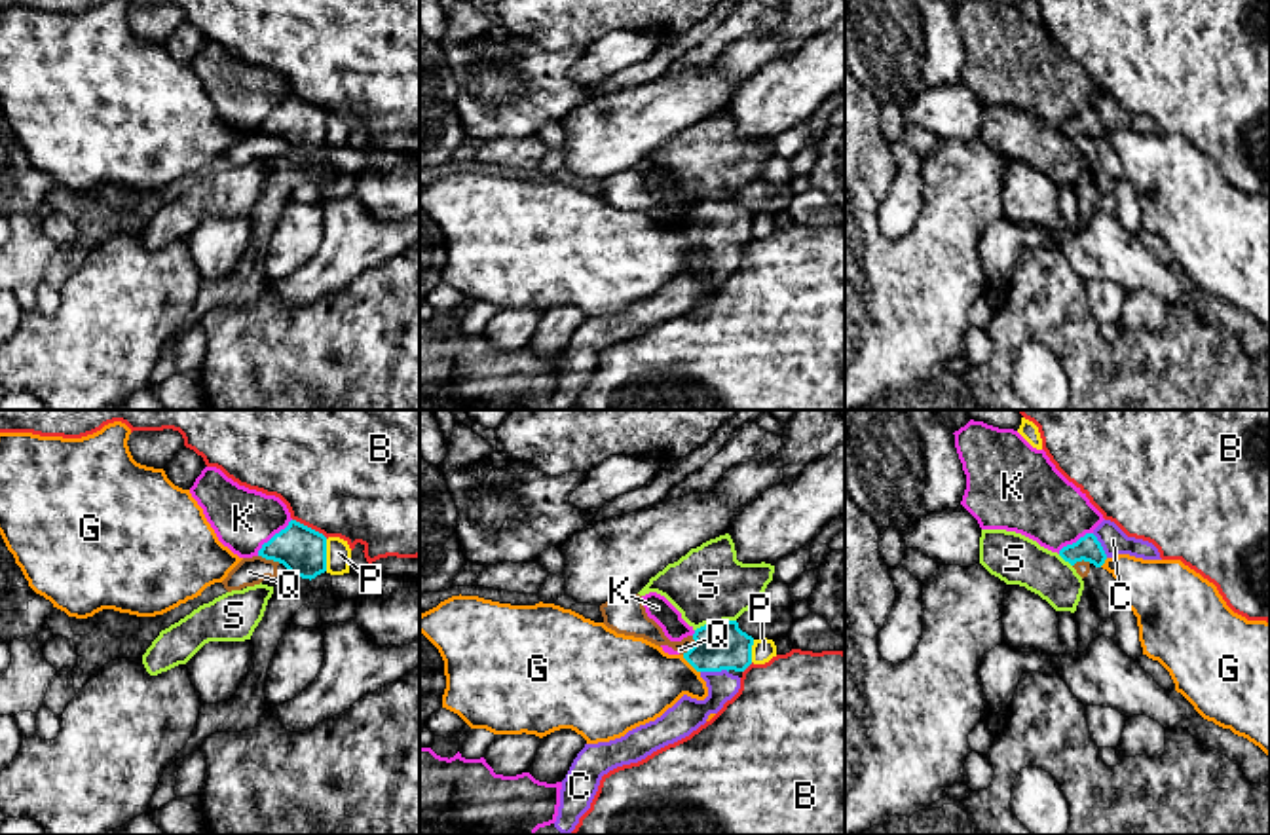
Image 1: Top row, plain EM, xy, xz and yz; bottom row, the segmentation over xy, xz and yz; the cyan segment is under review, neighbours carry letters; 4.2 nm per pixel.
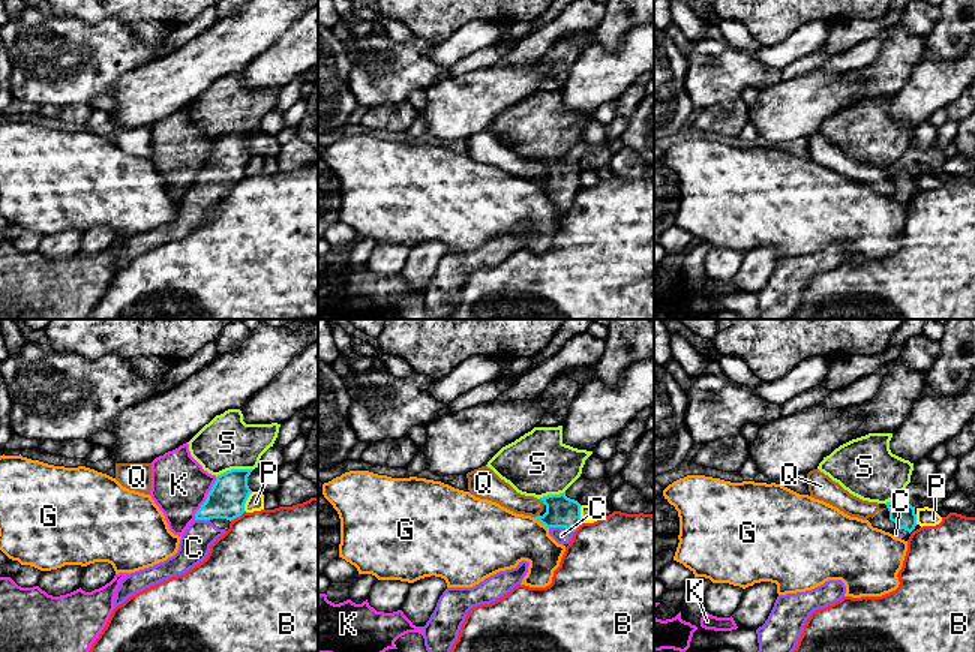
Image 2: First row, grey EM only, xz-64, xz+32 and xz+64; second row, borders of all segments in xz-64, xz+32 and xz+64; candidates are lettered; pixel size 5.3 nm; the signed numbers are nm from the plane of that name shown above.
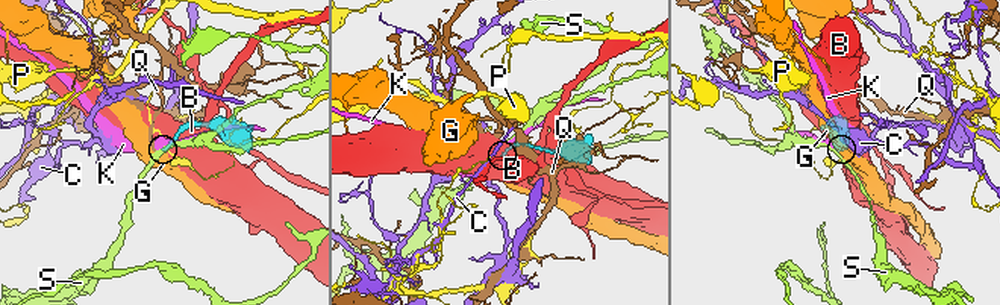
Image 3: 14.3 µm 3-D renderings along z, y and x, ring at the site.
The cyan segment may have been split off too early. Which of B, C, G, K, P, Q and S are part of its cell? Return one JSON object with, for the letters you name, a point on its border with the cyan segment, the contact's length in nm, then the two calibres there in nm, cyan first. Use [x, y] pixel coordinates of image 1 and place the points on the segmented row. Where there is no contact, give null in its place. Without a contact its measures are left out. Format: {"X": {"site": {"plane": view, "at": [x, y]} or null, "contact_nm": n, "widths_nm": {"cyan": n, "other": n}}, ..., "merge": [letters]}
{"C": {"site": {"plane": "xz", "at": [714, 670]}, "contact_nm": 120, "widths_nm": {"cyan": 200, "other": 150}}, "merge": ["C"]}

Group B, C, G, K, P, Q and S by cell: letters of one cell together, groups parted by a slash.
B / C / G / K / P / Q / S

